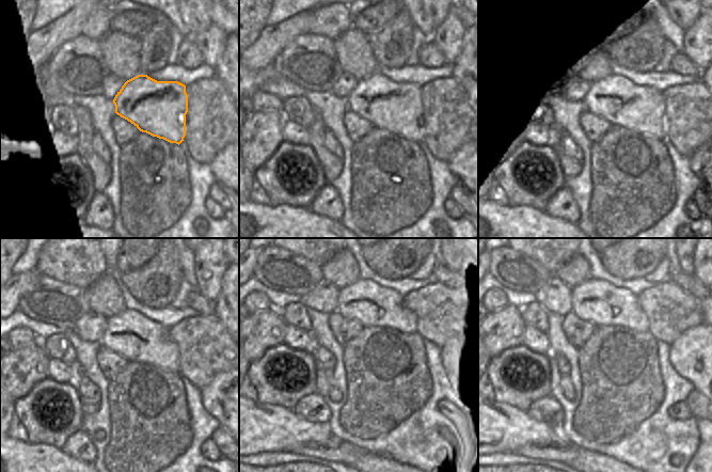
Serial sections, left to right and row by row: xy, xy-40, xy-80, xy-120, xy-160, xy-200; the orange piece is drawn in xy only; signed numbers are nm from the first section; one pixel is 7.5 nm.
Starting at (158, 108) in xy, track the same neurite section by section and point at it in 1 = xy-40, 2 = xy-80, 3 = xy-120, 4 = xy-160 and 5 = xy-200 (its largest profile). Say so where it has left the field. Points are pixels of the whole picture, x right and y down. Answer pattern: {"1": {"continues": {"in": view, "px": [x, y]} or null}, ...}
{"1": {"continues": {"in": "xy-40", "px": [397, 108]}}, "2": {"continues": {"in": "xy-80", "px": [613, 97]}}, "3": {"continues": {"in": "xy-120", "px": [133, 336]}}, "4": {"continues": {"in": "xy-160", "px": [364, 301]}}, "5": {"continues": {"in": "xy-200", "px": [598, 301]}}}

